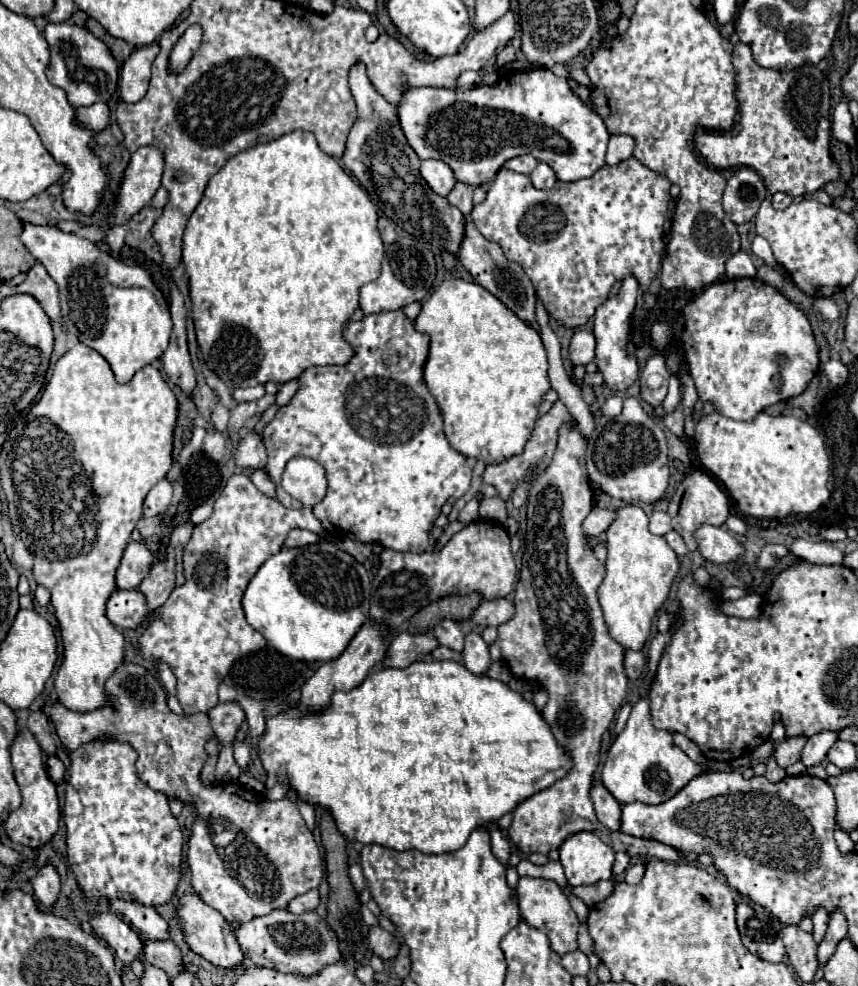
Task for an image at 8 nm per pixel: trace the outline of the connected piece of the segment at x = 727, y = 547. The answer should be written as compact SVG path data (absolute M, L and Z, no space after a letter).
M704 525L696 531L696 541L702 557L716 565L726 565L746 553L746 547L724 527Z

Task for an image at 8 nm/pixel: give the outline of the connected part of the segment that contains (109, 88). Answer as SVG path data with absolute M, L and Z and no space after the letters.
M50 23L44 27L44 39L50 47L50 63L48 63L48 79L66 91L72 107L92 105L96 101L110 101L118 85L118 63L110 49L94 37L86 27L74 23Z

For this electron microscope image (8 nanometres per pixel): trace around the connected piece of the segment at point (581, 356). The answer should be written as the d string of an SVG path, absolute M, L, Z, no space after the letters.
M576 329L570 341L568 359L572 359L572 365L586 365L594 359L594 335L586 329Z

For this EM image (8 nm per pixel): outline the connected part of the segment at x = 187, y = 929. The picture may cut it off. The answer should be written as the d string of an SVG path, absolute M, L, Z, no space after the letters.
M182 895L180 907L178 907L178 921L184 931L186 943L190 949L198 955L202 955L206 961L210 961L216 967L222 969L236 969L244 961L244 953L236 941L234 927L212 907L208 907L198 895Z

